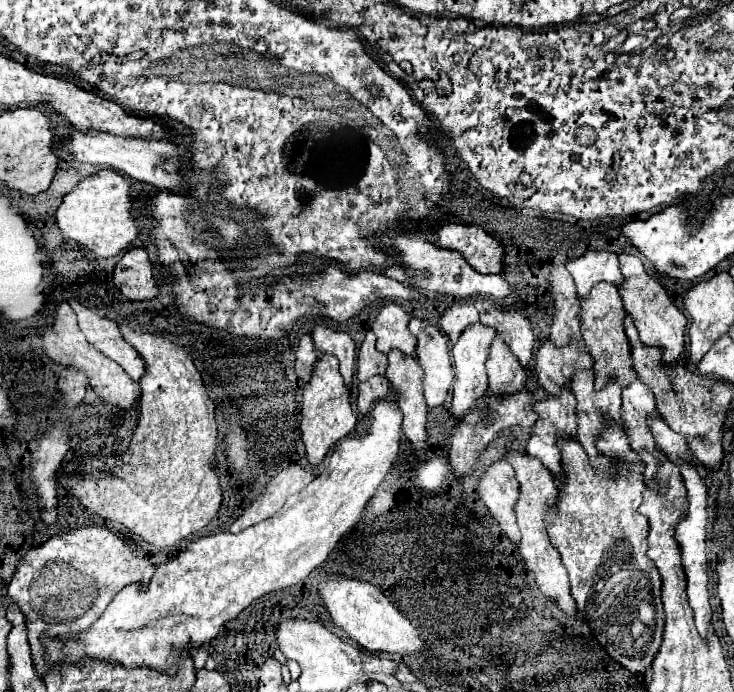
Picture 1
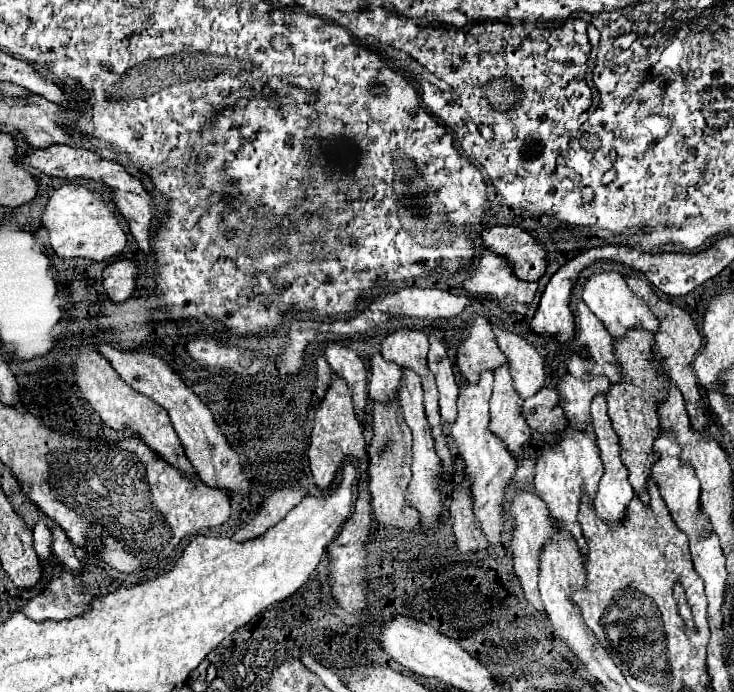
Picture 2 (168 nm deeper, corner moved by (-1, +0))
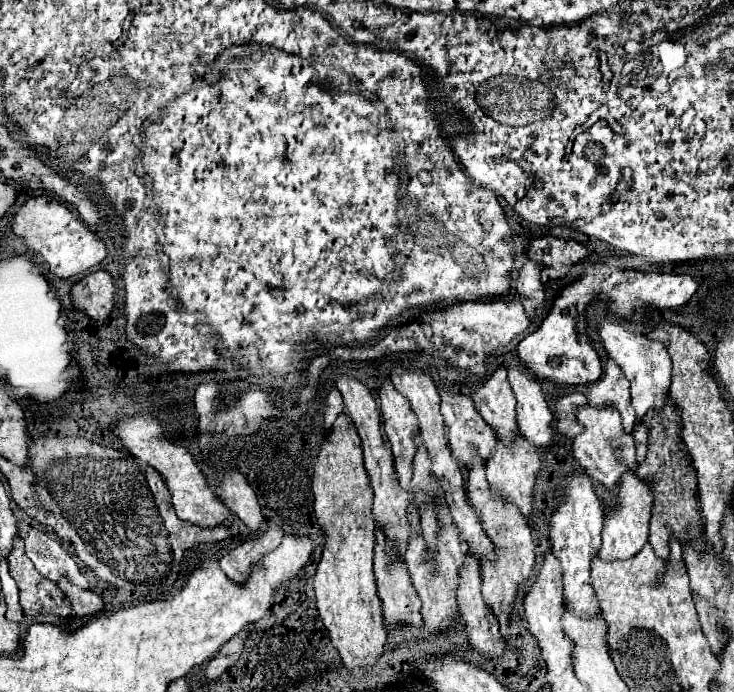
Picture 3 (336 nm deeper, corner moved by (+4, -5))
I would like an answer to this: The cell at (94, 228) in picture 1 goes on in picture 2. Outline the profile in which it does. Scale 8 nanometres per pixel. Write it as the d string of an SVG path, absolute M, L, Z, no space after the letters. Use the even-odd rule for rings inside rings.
M71 182L57 188L49 196L49 202L41 214L41 222L49 230L51 248L61 260L87 258L93 262L103 262L119 254L127 244L127 236L119 226L119 220L111 210L109 200L103 200L101 194L95 194L89 188Z

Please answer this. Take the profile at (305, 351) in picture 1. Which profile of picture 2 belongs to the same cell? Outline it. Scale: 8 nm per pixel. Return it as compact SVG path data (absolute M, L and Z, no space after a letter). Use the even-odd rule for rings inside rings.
M319 356L317 358L317 394L321 398L325 398L325 392L329 388L329 380L331 378L333 378L333 370L331 370L329 362L323 356Z

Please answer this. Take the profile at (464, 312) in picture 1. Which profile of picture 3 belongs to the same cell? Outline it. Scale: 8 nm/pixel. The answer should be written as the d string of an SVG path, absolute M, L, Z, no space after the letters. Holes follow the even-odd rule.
M498 367L488 379L484 379L480 387L470 393L470 397L478 413L498 433L502 441L510 441L518 433L514 411L516 399L510 389L504 367Z

